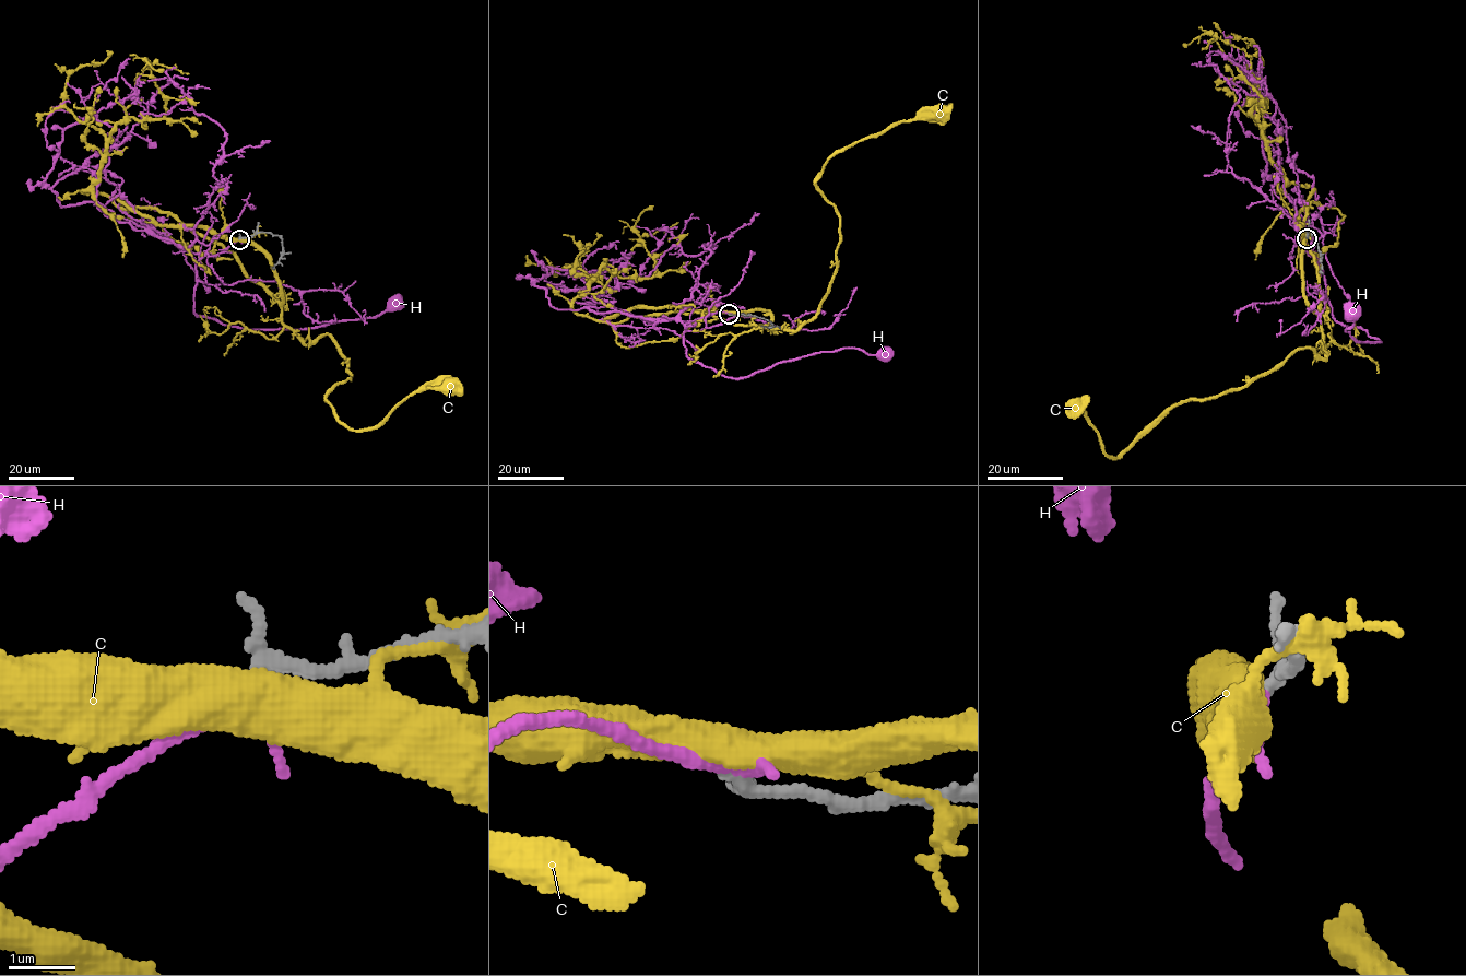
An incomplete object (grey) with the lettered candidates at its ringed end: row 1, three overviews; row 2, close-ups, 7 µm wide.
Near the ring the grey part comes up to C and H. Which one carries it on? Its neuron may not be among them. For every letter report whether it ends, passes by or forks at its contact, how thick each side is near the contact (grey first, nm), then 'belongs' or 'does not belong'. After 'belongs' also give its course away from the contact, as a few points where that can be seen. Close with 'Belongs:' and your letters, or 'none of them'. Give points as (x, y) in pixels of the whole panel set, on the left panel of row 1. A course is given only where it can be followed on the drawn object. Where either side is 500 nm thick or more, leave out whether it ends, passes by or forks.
C: calibres 180 and 600 nm; does not belong
H: it passes by; calibres 180 and 160 nm; belongs; course (239, 238), (196, 262), (197, 316), (246, 329), (310, 328), (375, 318), (397, 304)
Belongs: H

